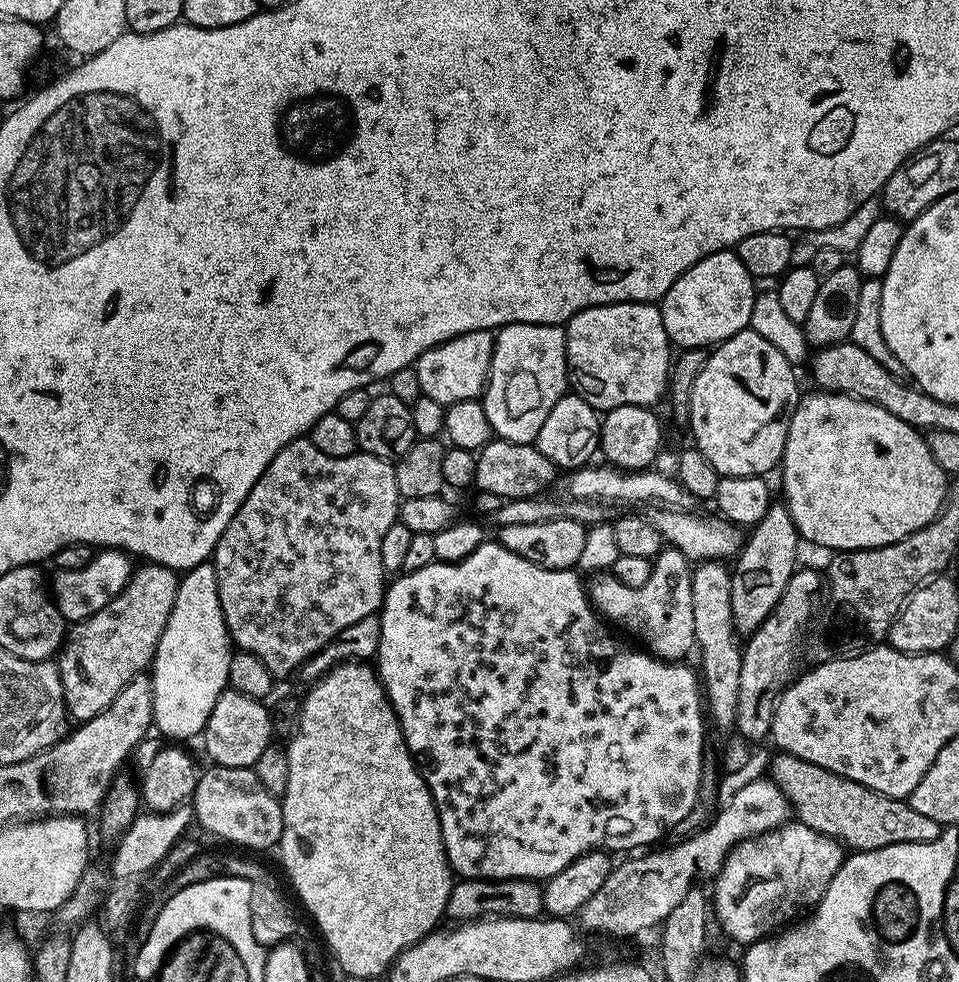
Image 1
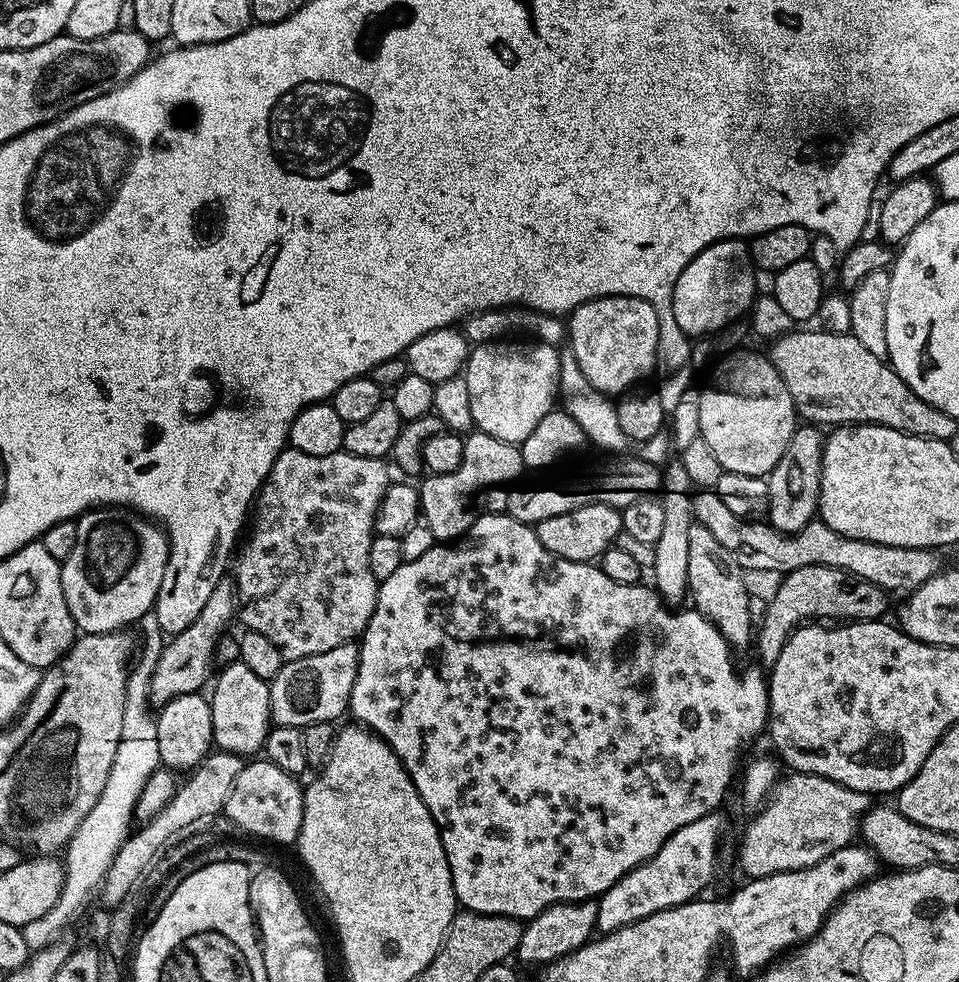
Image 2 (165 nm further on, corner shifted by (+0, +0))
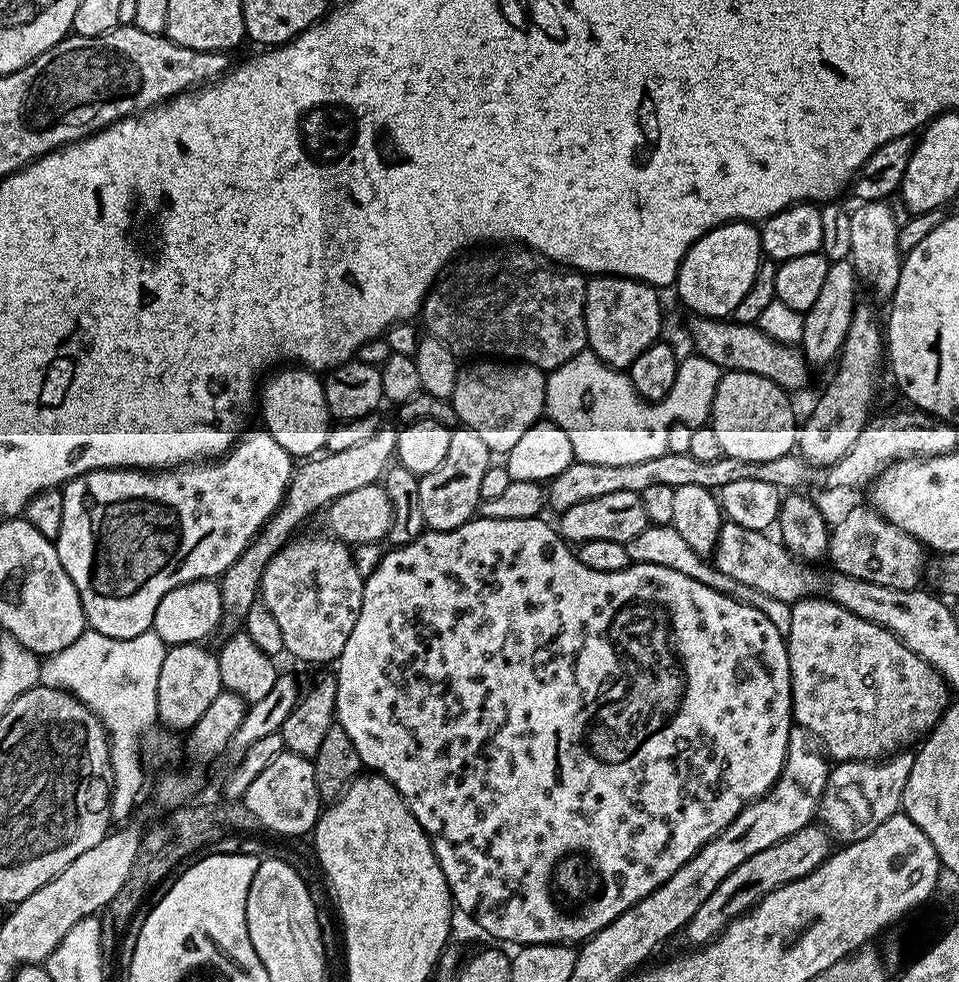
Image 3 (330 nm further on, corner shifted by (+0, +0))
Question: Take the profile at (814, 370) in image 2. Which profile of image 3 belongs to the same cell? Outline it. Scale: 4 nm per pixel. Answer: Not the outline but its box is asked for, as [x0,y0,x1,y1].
[688,316,810,390]

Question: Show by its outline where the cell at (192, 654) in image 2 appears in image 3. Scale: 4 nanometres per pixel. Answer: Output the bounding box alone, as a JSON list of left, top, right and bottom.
[220,426,396,627]

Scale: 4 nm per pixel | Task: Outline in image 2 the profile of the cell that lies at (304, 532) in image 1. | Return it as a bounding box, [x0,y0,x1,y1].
[234,446,390,661]

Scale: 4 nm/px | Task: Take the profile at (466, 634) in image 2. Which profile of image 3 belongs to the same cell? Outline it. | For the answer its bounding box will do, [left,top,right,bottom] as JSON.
[334,518,794,946]

